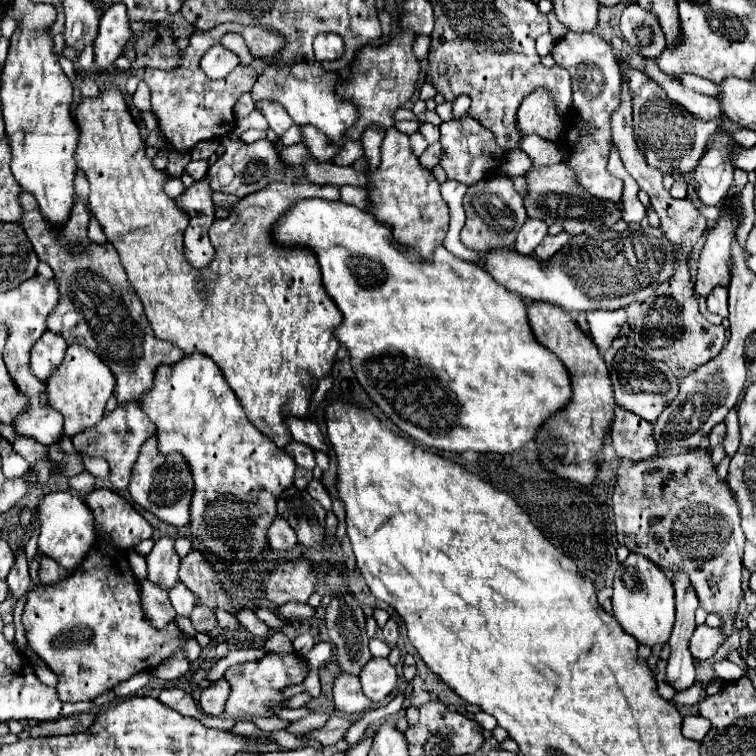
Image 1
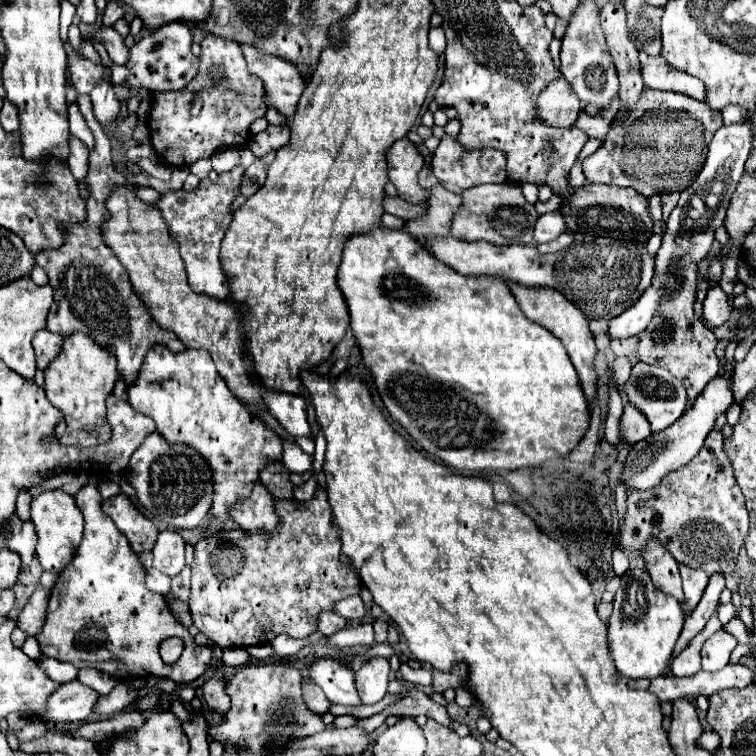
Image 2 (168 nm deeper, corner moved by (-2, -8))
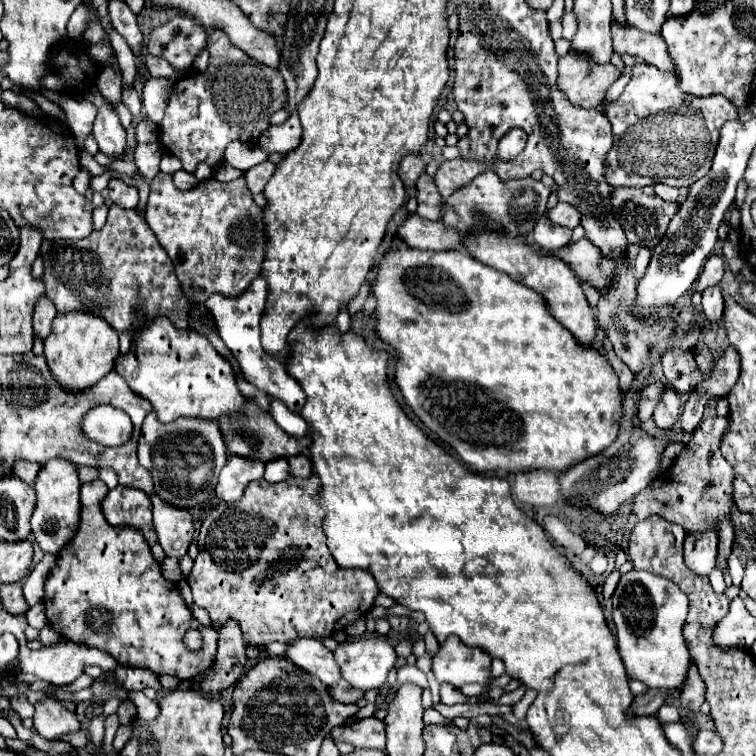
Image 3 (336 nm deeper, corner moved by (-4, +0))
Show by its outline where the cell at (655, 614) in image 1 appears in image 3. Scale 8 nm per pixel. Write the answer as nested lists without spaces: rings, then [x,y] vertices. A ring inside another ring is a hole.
[[[632,570],[620,578],[618,588],[612,596],[612,604],[614,604],[618,652],[626,666],[628,676],[644,682],[648,688],[658,688],[658,690],[676,690],[684,686],[688,678],[688,668],[692,664],[692,658],[690,658],[690,652],[688,652],[688,646],[682,634],[682,626],[684,626],[686,612],[688,612],[688,600],[684,592],[676,584],[672,584],[672,580],[652,576],[650,572]]]

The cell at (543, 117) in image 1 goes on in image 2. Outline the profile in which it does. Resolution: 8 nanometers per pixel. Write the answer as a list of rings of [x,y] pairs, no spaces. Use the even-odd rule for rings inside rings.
[[[564,78],[548,84],[538,96],[538,120],[552,128],[570,128],[576,122],[578,112],[580,100],[574,96],[570,84],[566,84]]]

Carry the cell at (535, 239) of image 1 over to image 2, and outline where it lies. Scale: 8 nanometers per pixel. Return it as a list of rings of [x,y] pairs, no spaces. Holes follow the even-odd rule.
[[[552,212],[552,214],[542,214],[534,226],[534,242],[536,244],[546,244],[552,242],[554,238],[558,238],[564,232],[566,224],[562,220],[560,212]]]

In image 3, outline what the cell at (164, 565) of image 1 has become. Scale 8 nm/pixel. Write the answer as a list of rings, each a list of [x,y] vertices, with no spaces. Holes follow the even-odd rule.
[[[158,495],[150,496],[153,505],[153,525],[158,542],[166,556],[182,558],[188,552],[194,534],[192,508],[178,508],[164,502]]]

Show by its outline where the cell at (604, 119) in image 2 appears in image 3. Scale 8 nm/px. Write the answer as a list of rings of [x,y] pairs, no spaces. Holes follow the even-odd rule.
[[[612,20],[612,46],[618,54],[630,54],[660,70],[674,72],[672,60],[668,60],[664,38],[660,34],[648,34],[630,24],[622,26]]]

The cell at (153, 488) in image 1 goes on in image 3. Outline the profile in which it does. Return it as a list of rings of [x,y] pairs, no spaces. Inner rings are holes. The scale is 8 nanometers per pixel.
[[[150,412],[142,424],[138,460],[152,472],[154,488],[162,500],[178,504],[180,508],[194,508],[212,496],[216,488],[216,476],[228,460],[228,450],[216,420],[178,418],[174,422],[162,424],[158,422],[156,412]]]

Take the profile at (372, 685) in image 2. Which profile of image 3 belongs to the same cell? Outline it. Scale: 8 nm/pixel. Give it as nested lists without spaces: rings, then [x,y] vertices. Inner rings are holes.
[[[384,638],[350,640],[350,642],[338,644],[338,648],[334,650],[334,660],[336,660],[336,664],[342,672],[342,678],[348,684],[368,692],[372,688],[380,688],[380,686],[386,684],[388,672],[394,668],[394,662],[396,662],[396,650]]]

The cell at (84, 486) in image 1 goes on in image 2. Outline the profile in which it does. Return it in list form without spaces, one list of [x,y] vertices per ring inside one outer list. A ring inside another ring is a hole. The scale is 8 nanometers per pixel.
[[[94,476],[88,478],[74,496],[84,514],[84,538],[70,562],[70,570],[60,572],[52,588],[46,622],[36,636],[40,650],[44,656],[68,662],[76,668],[92,666],[122,682],[148,676],[170,678],[176,684],[192,682],[210,666],[212,648],[198,646],[188,628],[184,630],[184,626],[176,622],[166,606],[166,598],[146,590],[146,572],[138,556],[128,546],[126,536],[118,532],[112,518],[100,508],[102,496],[98,492],[98,482],[100,480]],[[168,636],[184,640],[184,652],[172,666],[166,666],[158,654],[160,642]]]

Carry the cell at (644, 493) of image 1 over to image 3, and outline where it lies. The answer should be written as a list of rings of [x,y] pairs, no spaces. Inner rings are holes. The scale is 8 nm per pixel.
[[[726,416],[704,418],[676,462],[634,498],[632,514],[636,514],[638,520],[644,520],[650,514],[660,514],[666,520],[682,524],[686,532],[692,532],[692,520],[720,520],[720,516],[730,516],[734,508],[734,470],[720,452],[720,442],[728,432],[728,426],[730,420]]]

